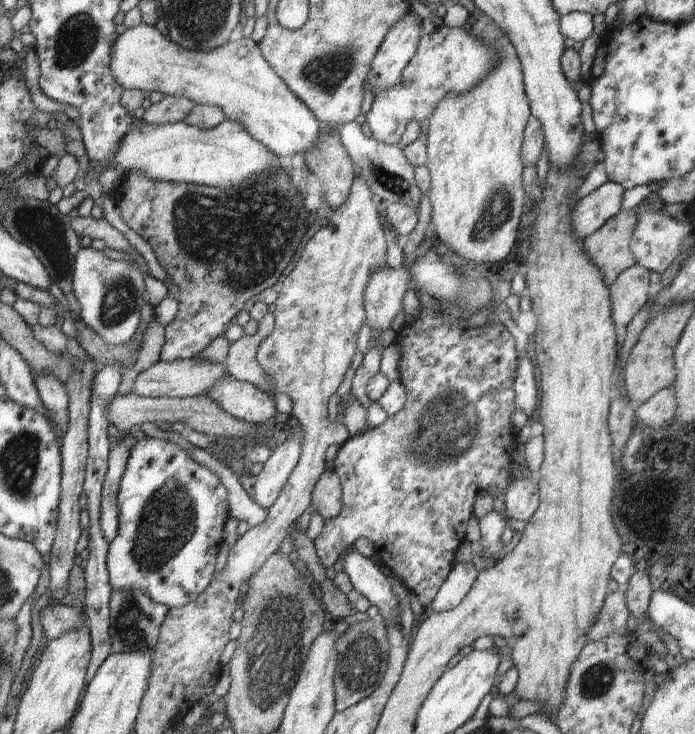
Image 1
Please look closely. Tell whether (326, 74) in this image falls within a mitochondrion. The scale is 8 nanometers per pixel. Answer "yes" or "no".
yes

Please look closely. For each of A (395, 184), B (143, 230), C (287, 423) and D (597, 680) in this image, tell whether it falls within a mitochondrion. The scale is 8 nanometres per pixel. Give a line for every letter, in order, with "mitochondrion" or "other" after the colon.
A: mitochondrion
B: other
C: other
D: mitochondrion

